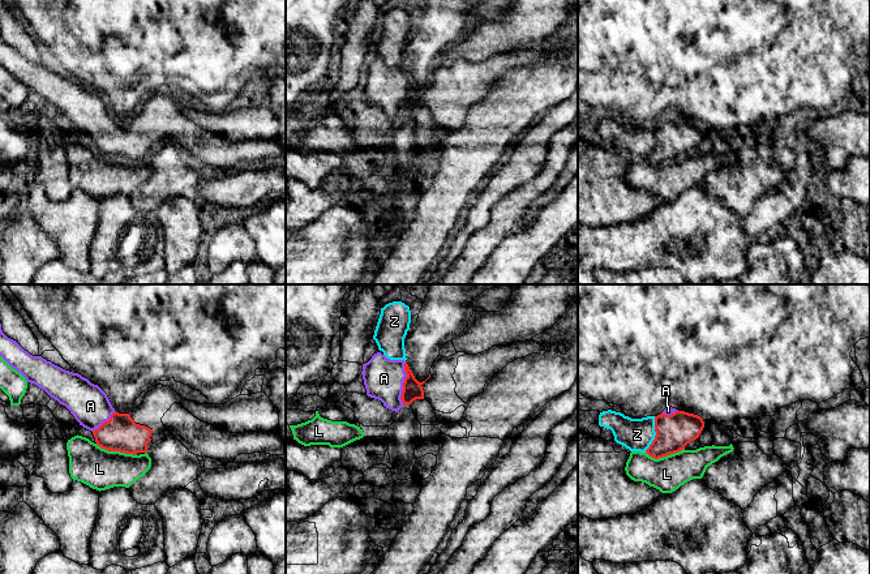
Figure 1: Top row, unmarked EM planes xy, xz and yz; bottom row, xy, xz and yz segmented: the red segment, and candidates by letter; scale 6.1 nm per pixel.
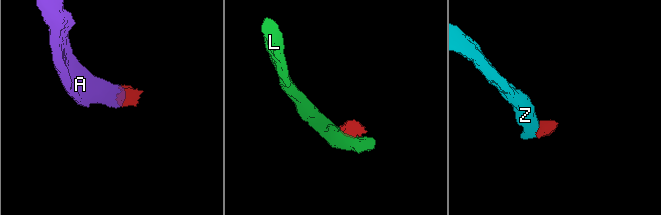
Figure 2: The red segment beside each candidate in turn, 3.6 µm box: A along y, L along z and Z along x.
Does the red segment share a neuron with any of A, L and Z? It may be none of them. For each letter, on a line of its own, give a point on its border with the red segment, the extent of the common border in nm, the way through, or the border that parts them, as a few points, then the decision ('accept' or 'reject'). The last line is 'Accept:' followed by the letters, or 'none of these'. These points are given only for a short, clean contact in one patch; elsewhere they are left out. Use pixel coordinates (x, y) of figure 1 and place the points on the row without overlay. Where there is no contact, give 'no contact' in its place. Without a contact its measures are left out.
A: xz (403, 91) | 280 nm | across xz (412, 97), (403, 91), (394, 91), (384, 86) | accept
L: xy (116, 158) | 260 nm | along xy (95, 151), (108, 158), (136, 162) | reject
Z: yz (656, 142) | 240 nm | along yz (655, 124), (655, 146), (644, 159) | reject
Accept: A

